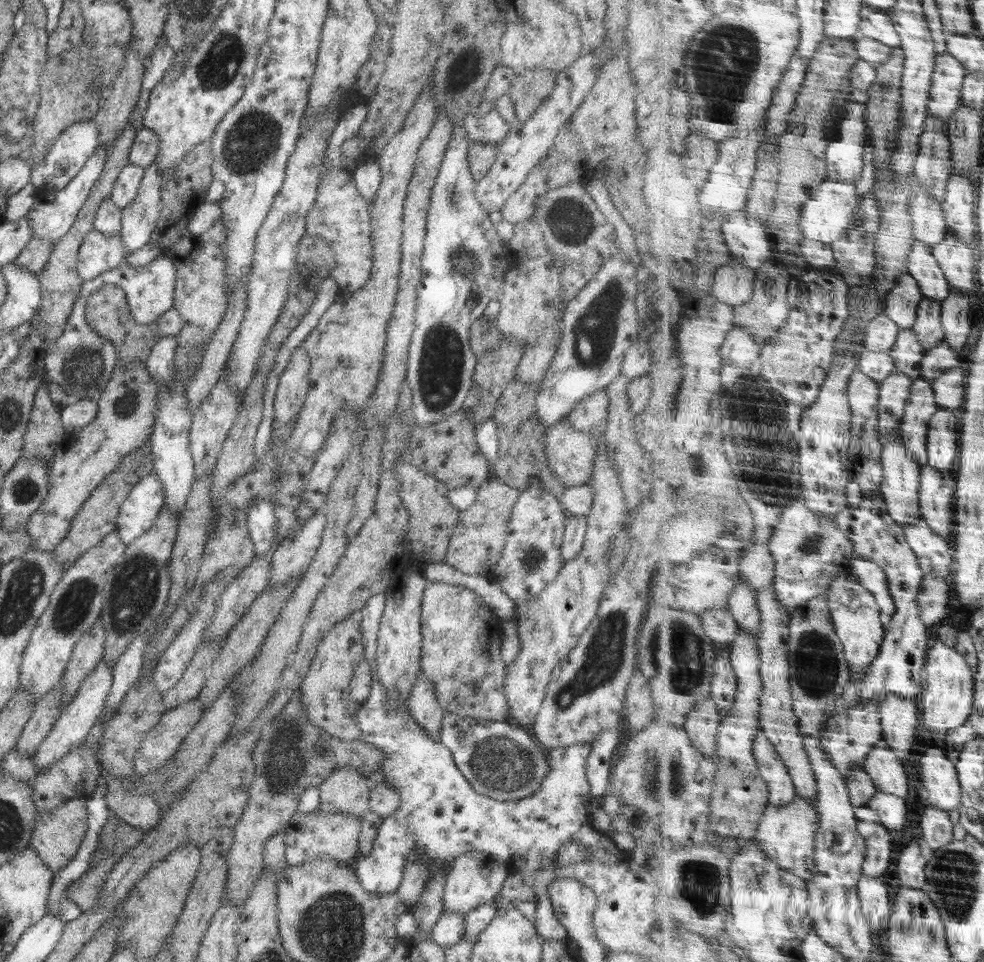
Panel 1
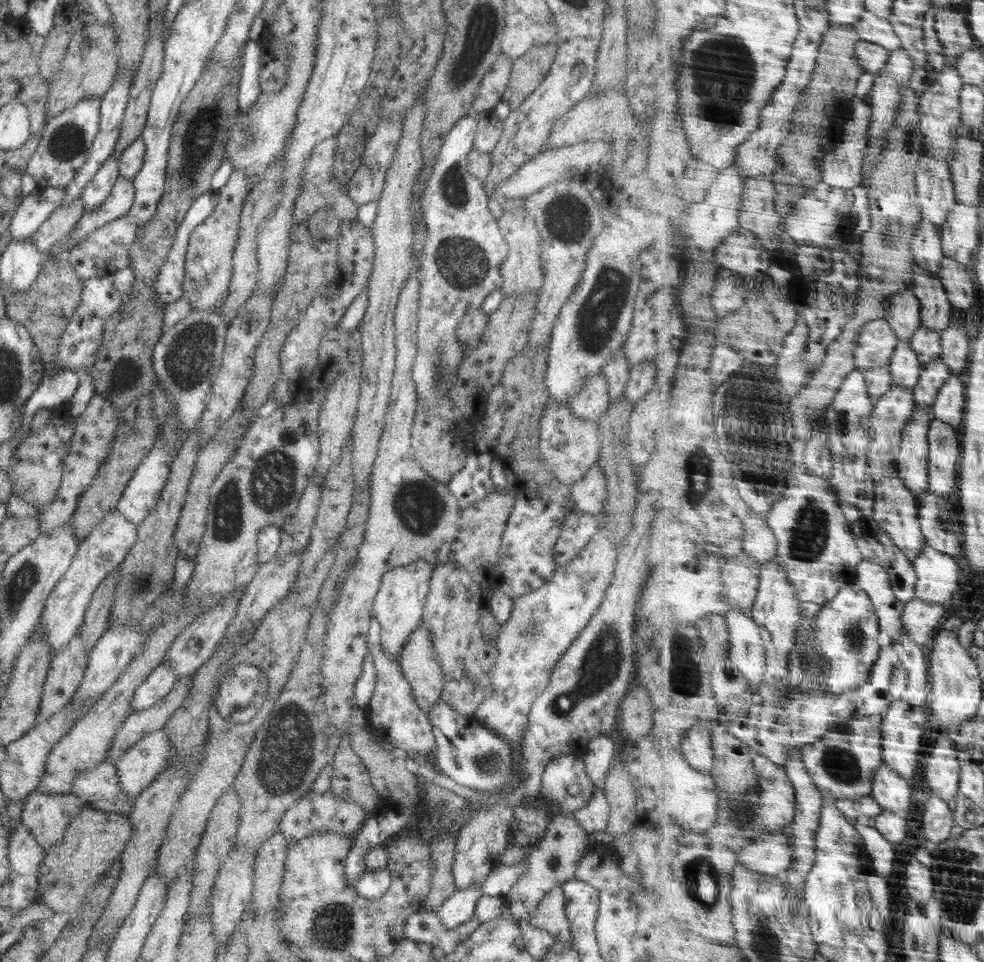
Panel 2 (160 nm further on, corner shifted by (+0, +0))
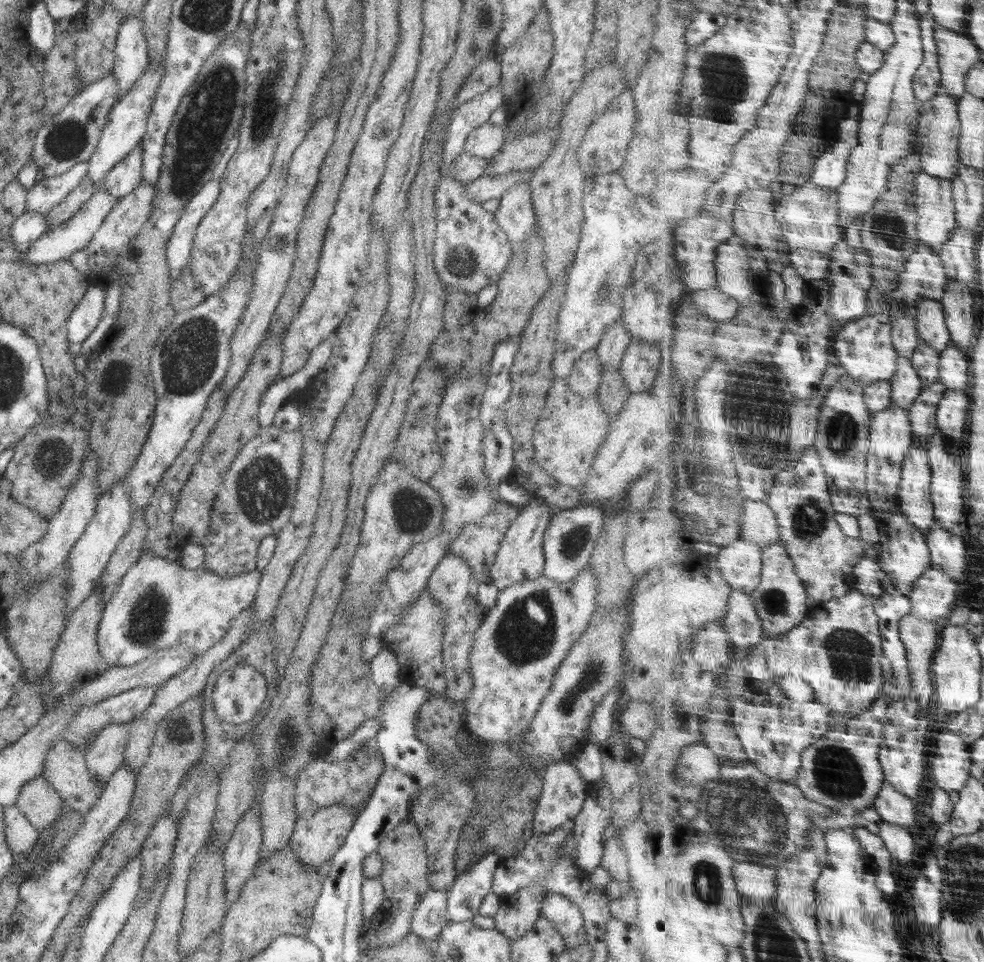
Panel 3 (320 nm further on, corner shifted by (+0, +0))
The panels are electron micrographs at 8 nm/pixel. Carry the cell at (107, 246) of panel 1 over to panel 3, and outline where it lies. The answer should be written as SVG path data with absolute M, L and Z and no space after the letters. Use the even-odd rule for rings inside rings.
M146 181L141 183L132 190L130 194L119 197L119 201L112 207L109 215L104 219L100 228L94 233L92 241L84 250L78 250L72 254L69 261L80 271L84 276L88 275L91 267L100 265L107 267L114 265L119 261L119 255L124 253L133 239L137 236L138 230L145 225L153 210L153 200L155 197L154 184L148 184Z

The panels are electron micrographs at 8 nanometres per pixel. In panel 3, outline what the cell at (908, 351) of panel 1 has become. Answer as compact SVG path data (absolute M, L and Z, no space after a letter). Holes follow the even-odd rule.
M901 357L896 376L891 379L893 382L893 404L911 409L917 398L925 388L921 374L913 365L912 358Z

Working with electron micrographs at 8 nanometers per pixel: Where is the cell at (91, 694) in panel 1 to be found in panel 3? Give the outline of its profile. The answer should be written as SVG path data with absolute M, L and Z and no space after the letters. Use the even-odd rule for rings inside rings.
M142 552L129 568L125 578L122 578L122 584L116 588L114 596L110 597L103 607L97 632L100 654L109 668L138 664L162 649L181 649L183 652L193 650L201 655L215 642L220 642L230 630L231 621L253 604L260 586L260 578L261 573L257 569L232 578L218 578L204 567L186 570L177 560L169 561L156 553Z

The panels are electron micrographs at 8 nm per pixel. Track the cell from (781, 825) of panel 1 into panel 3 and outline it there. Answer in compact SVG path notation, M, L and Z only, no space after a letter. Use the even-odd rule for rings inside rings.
M741 860L735 866L735 880L741 898L767 902L779 891L779 869L772 864Z

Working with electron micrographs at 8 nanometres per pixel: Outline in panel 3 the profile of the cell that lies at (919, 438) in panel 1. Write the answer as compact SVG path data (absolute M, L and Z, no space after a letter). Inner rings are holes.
M914 444L902 472L901 506L910 523L928 535L937 522L933 502L933 467L929 448Z

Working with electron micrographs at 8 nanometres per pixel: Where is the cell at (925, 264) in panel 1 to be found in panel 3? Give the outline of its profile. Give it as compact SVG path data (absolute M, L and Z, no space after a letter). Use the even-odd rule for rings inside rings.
M933 298L919 302L918 328L921 340L943 353L953 342L945 303Z

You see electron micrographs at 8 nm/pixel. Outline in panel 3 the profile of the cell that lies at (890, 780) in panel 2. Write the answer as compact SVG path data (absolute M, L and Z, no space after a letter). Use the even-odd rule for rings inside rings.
M885 781L874 807L890 824L902 824L906 828L916 824L916 802L902 794L891 782Z

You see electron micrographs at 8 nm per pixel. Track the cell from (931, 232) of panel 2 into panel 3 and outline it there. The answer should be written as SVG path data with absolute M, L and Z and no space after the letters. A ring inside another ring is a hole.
M921 242L917 248L917 254L909 259L905 271L900 275L897 289L891 290L886 296L888 312L891 316L901 314L901 312L909 312L918 319L919 302L925 298L933 298L934 300L944 300L949 285L949 275L945 267L942 256L936 253L931 246L925 242Z

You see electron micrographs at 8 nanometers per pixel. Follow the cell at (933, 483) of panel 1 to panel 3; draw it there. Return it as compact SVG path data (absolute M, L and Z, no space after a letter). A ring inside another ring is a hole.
M936 522L927 538L933 554L933 566L949 571L954 576L954 579L959 581L964 579L964 572L966 572L966 566L968 566L968 544L966 544L964 538L960 538L956 532L952 532L952 529L958 529L958 527L944 527Z

